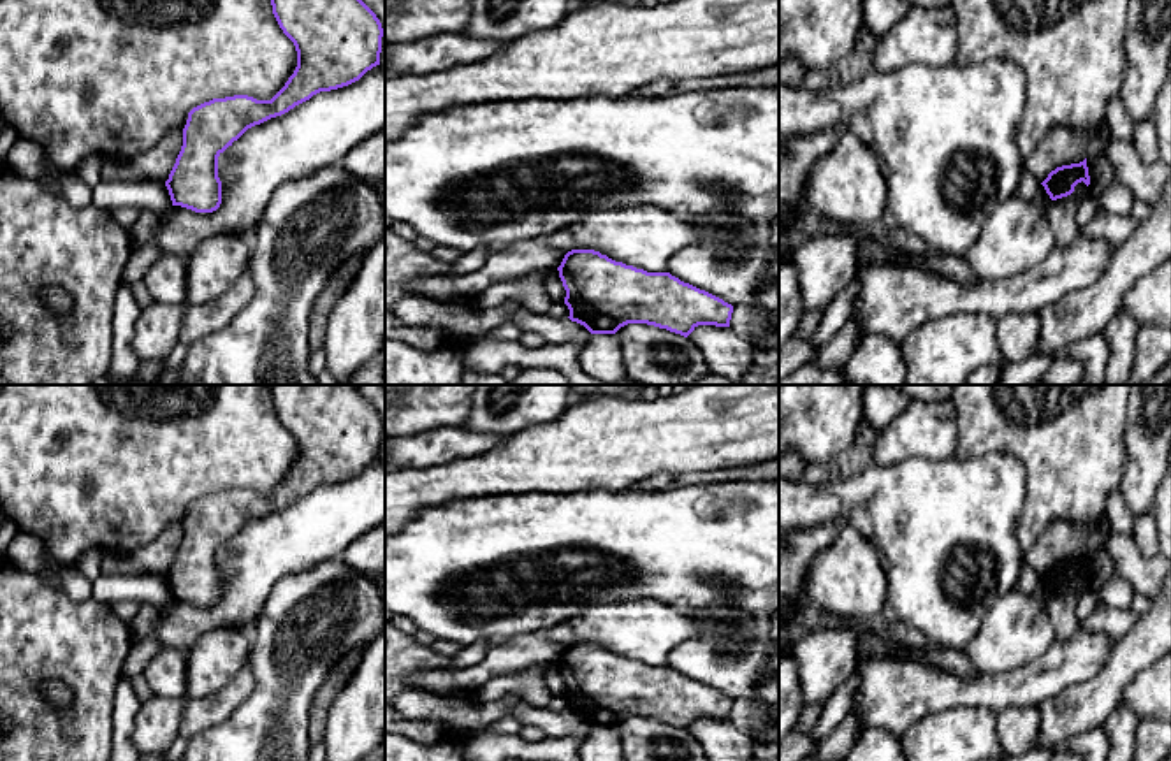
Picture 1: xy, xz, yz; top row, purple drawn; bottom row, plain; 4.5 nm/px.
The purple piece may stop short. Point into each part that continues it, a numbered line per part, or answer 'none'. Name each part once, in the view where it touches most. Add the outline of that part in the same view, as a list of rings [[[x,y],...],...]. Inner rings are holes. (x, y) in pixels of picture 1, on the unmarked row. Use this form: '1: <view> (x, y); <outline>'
none

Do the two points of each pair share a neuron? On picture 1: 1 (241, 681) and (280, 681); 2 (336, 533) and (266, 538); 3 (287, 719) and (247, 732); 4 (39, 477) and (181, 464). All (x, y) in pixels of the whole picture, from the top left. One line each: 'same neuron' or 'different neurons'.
1: different neurons
2: same neuron
3: same neuron
4: same neuron

